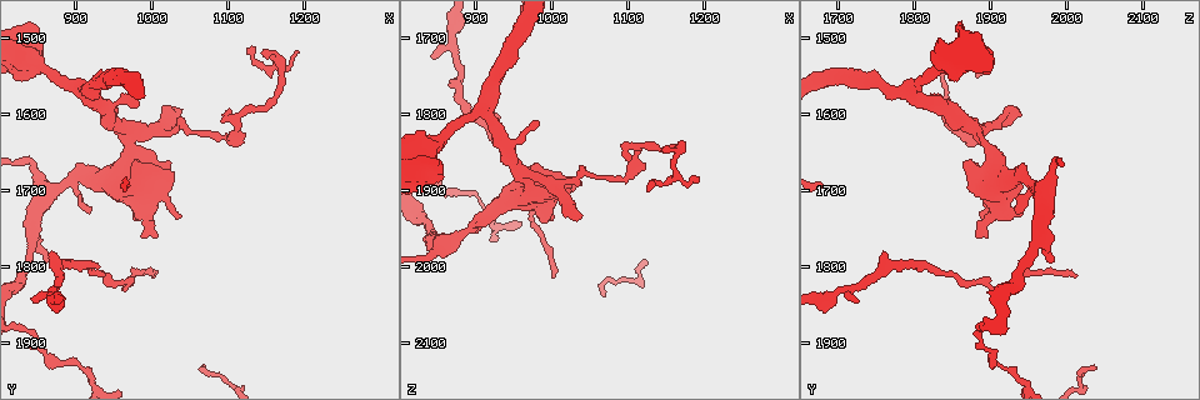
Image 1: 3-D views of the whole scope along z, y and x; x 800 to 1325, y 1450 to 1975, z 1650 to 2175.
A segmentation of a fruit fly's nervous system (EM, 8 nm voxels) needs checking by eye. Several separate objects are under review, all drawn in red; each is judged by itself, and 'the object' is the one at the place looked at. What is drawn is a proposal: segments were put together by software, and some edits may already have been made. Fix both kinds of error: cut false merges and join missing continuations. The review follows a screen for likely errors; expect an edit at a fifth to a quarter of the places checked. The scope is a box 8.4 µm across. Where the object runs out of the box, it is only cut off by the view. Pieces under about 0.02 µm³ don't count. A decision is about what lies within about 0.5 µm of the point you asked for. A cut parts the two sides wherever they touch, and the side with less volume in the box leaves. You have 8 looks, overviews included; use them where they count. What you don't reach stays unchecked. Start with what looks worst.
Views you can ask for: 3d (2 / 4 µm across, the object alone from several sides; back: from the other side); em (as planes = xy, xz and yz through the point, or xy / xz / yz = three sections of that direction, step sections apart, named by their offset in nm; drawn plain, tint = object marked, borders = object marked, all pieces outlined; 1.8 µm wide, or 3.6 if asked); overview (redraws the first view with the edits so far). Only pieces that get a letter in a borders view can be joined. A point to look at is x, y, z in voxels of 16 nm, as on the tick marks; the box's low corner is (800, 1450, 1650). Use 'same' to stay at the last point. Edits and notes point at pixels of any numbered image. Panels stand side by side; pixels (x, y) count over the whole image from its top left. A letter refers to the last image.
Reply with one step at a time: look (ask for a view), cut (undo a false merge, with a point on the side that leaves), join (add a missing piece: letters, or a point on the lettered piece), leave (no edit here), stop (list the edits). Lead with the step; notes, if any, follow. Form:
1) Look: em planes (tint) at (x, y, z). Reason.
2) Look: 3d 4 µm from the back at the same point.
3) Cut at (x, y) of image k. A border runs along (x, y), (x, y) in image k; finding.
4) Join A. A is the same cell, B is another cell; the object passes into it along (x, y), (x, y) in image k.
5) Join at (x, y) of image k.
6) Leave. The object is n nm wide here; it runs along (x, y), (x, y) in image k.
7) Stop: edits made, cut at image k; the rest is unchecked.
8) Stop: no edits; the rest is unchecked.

Look: em planes (borders) at (850, 1850, 1725). Tapers out.

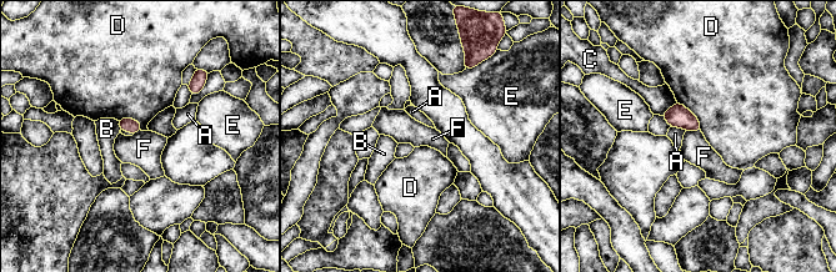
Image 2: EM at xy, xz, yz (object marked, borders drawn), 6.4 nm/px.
Leave. The object is 90 nm wide here; A, B, C, D, E and F are other cells; a border runs along (686, 130), (700, 131) in image 2; no lettered piece goes on from it.

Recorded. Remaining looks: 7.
Look: 3d 2 µm at (1000, 1810, 2015). Branch stops here.

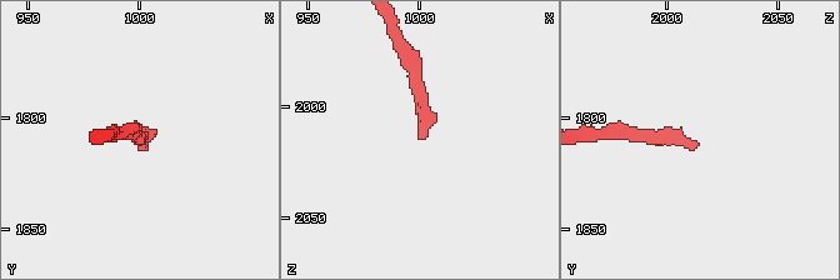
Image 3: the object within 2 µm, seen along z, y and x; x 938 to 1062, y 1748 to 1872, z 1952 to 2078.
Look: em yz step 16 (borders) at (1002, 1812, 2015). Shape alone is not enough.

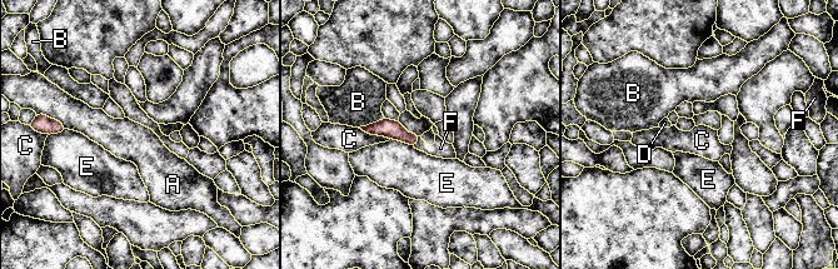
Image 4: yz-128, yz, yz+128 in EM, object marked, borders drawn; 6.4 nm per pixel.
Join F. F is the same cell, A, B, C, D and E are other cells; the object passes into it along (390, 129), (418, 140), (440, 148) in image 4; it goes on there.

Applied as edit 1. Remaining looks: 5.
Look: 3d 4 µm at (850, 1485, 1865). Thick end.

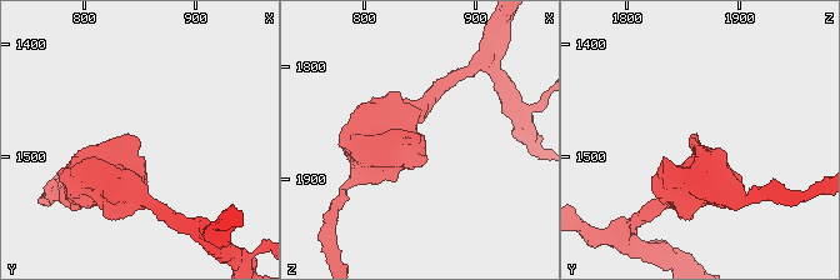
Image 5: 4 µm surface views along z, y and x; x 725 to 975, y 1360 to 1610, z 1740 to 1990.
Look: em 3.6 µm planes (borders) at (852, 1484, 1860).

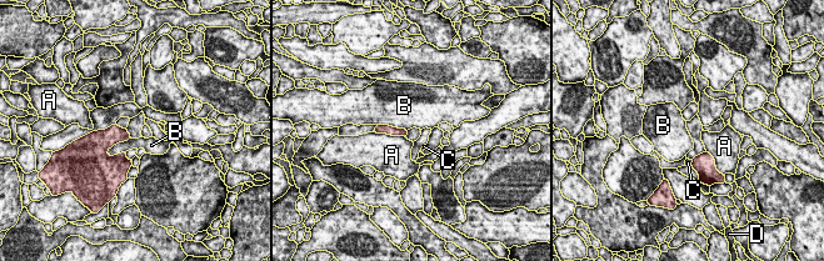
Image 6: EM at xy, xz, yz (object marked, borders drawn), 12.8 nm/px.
Leave. A, B, C and D are other cells; a border runs along (130, 137), (115, 142), (106, 154) in image 6; none of them fits.

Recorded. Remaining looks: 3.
Stop: edits made, join at image 4; the rest is unchecked.

